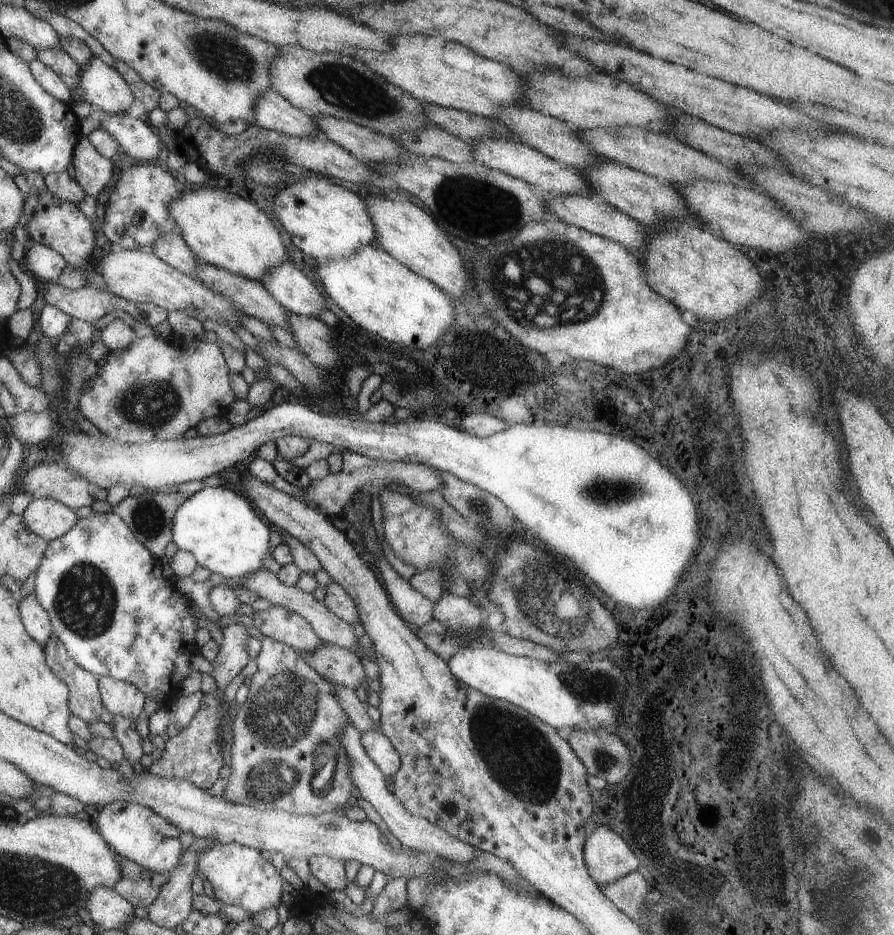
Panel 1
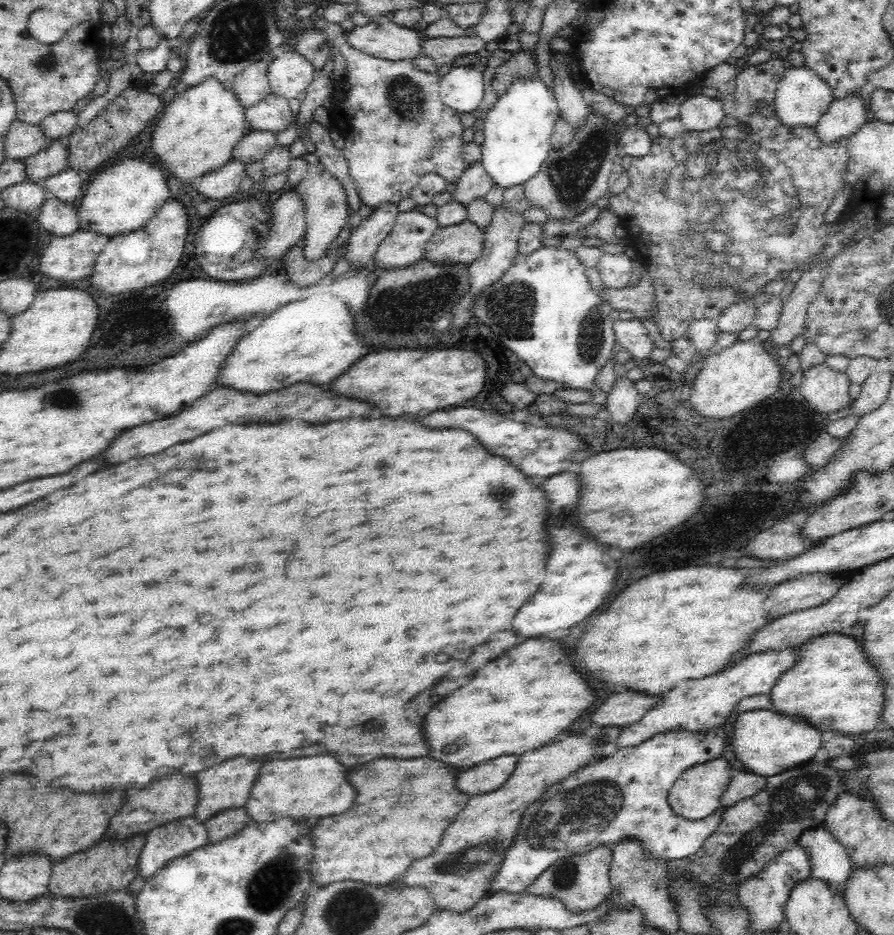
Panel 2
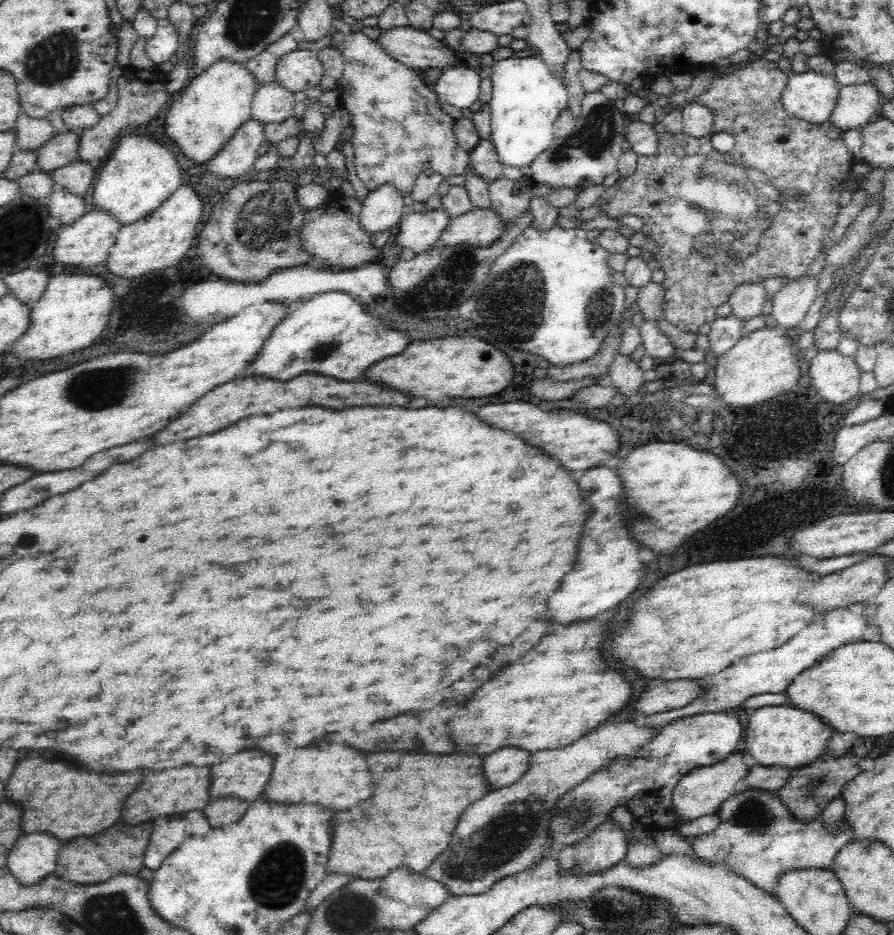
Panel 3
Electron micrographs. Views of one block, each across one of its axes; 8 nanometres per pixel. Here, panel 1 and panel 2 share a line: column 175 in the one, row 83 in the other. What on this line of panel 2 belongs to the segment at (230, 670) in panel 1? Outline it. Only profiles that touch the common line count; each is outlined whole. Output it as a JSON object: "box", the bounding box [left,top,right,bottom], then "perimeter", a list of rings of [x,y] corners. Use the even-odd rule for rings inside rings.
{"box":[599,57,849,340],"perimeter":[[[770,57],[765,62],[750,65],[749,67],[741,67],[740,72],[736,74],[734,80],[734,90],[724,94],[719,98],[724,110],[724,119],[722,124],[718,124],[716,128],[710,128],[704,132],[686,131],[684,135],[666,138],[657,136],[653,139],[652,147],[649,154],[634,158],[622,155],[619,160],[630,175],[629,187],[618,194],[608,196],[606,208],[599,210],[599,215],[603,213],[616,214],[621,221],[621,226],[627,230],[625,236],[638,254],[638,259],[642,263],[654,281],[654,289],[656,289],[656,309],[654,319],[656,319],[659,332],[664,340],[676,340],[682,338],[688,332],[688,326],[696,320],[715,319],[722,314],[725,308],[732,303],[738,301],[747,301],[752,297],[762,295],[764,286],[777,278],[778,273],[783,270],[795,270],[799,264],[806,262],[810,256],[814,256],[828,240],[828,228],[832,224],[825,220],[825,214],[832,204],[835,194],[845,185],[845,174],[847,173],[847,164],[849,160],[848,144],[849,138],[834,140],[834,142],[823,142],[818,137],[818,129],[816,127],[806,126],[784,126],[778,119],[775,110],[775,93],[780,80],[783,80],[787,69],[782,65],[782,59],[773,59]],[[732,166],[732,168],[730,168]],[[762,198],[762,200],[760,200]],[[738,292],[746,292],[744,299],[737,298],[734,294]]]}

